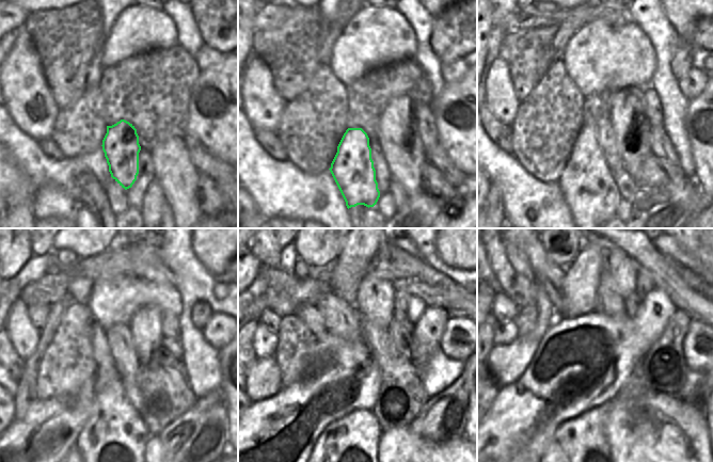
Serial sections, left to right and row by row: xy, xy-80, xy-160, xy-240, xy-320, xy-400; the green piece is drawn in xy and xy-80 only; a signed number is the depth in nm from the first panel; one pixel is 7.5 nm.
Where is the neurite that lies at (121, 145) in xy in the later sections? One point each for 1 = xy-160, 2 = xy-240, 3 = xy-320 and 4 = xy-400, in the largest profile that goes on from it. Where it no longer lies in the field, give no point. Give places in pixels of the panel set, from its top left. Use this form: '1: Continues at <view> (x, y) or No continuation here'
1: Continues at xy-160 (587, 182)
2: Continues at xy-240 (111, 443)
3: Continues at xy-320 (349, 445)
4: Continues at xy-400 (579, 445).

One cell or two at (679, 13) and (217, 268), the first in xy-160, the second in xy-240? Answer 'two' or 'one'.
one

